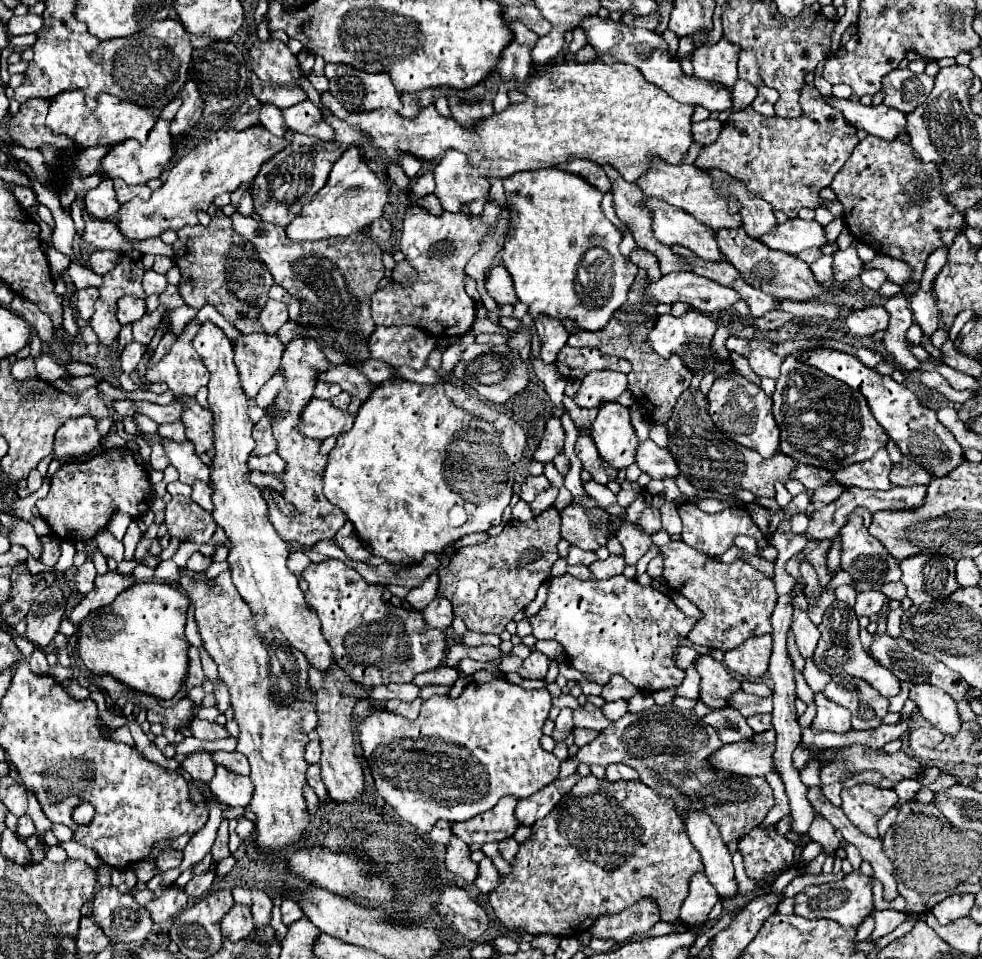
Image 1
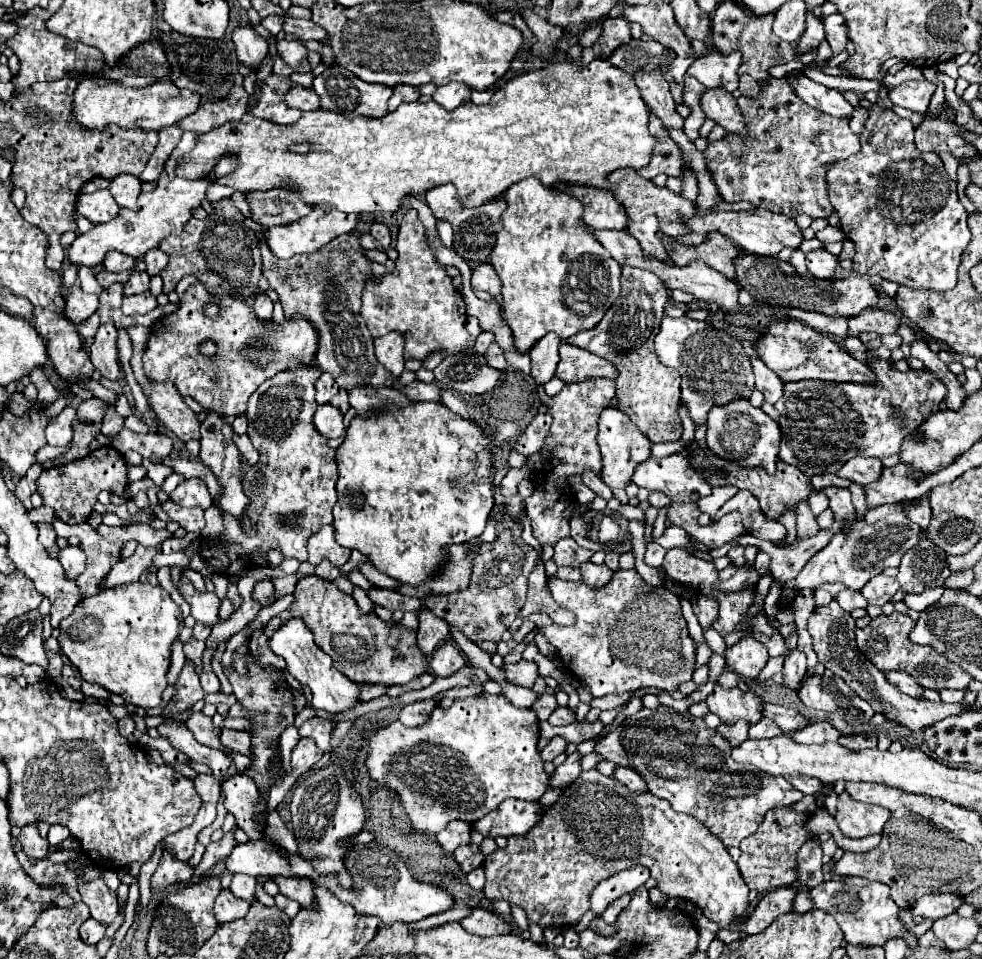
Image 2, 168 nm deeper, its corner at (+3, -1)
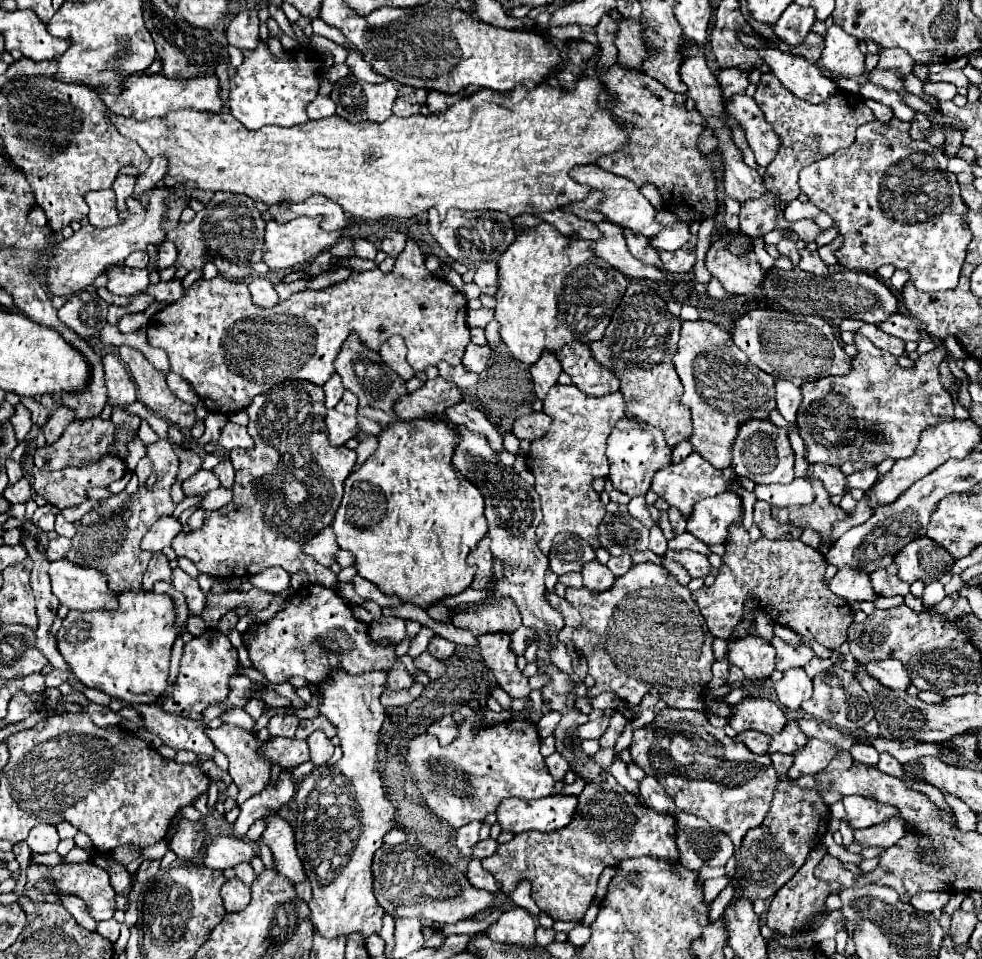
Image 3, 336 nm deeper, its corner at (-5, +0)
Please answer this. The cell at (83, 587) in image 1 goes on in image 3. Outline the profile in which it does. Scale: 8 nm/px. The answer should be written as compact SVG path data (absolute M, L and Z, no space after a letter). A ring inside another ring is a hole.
M56 537L56 539L52 539L52 541L48 543L46 555L50 557L50 561L52 561L52 559L64 559L68 551L70 551L70 539L66 539L66 537Z

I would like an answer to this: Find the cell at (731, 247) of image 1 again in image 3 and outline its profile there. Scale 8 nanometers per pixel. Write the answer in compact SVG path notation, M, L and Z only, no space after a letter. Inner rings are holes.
M772 267L764 273L762 287L766 297L780 303L786 311L800 313L800 315L818 315L830 321L860 319L864 323L878 325L896 311L896 297L890 293L890 289L882 281L878 281L870 273L844 271L844 273L822 277L822 275L804 273L802 269L784 271L784 269Z

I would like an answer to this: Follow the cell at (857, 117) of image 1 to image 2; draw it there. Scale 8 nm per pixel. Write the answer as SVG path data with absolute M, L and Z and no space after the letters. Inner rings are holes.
M790 76L790 86L798 98L802 98L808 106L822 110L824 114L832 114L836 118L852 118L854 108L848 104L848 100L838 90L830 90L822 84L816 84L814 80L800 76Z

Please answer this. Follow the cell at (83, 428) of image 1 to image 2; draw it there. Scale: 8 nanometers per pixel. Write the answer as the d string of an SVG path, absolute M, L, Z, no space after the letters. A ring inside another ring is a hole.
M66 406L48 426L46 426L46 440L50 446L66 446L72 438L72 420L76 410Z

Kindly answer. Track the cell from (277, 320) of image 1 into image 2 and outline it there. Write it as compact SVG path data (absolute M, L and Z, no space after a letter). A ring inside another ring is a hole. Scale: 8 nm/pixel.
M258 292L254 296L254 312L262 320L270 320L272 318L272 300L264 292Z

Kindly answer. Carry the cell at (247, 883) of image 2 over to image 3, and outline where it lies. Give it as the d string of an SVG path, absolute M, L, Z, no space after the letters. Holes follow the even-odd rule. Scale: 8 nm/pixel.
M240 863L236 869L236 877L242 881L242 883L246 883L246 885L252 885L254 883L254 871L252 871L252 867L250 867L250 863Z

